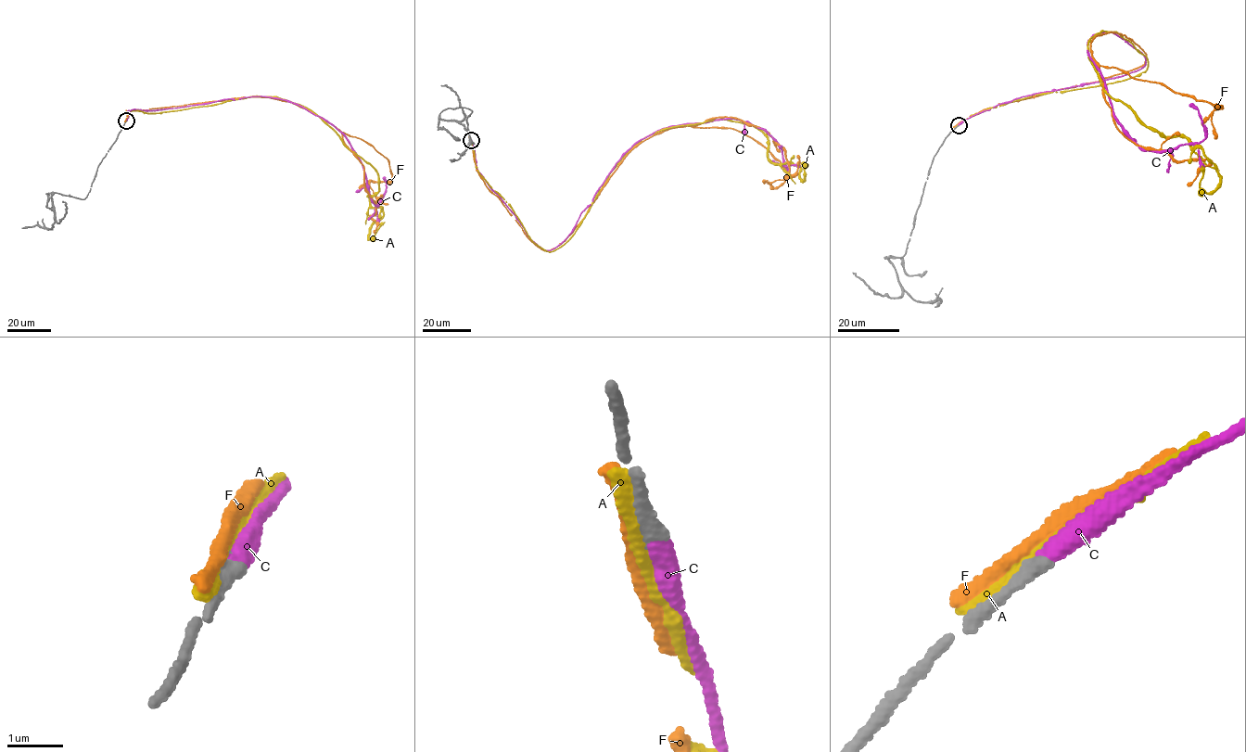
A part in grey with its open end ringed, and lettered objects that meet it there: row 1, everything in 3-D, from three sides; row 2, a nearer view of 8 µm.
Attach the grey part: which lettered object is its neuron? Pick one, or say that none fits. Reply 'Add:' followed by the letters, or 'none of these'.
Add: C

